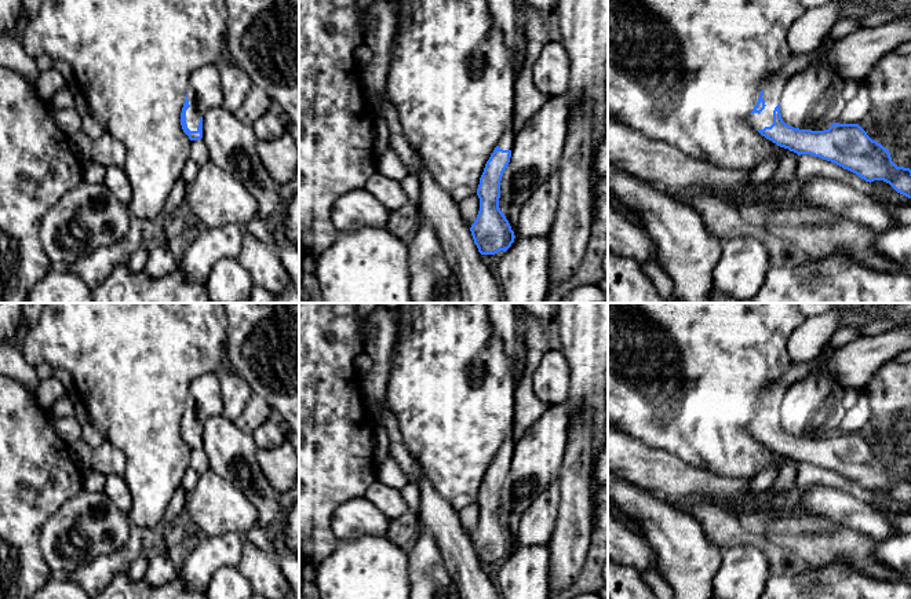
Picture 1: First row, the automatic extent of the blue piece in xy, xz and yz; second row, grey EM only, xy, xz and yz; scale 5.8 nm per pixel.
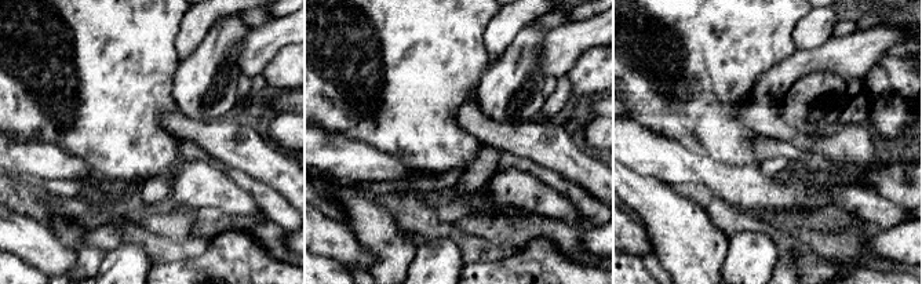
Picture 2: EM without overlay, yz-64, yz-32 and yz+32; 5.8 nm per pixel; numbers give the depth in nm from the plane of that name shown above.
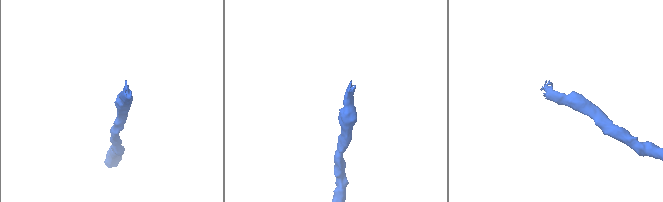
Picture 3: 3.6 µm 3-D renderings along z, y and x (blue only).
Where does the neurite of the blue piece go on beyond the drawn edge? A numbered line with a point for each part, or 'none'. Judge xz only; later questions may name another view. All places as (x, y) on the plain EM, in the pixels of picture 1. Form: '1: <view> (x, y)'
1: xz (506, 450)

